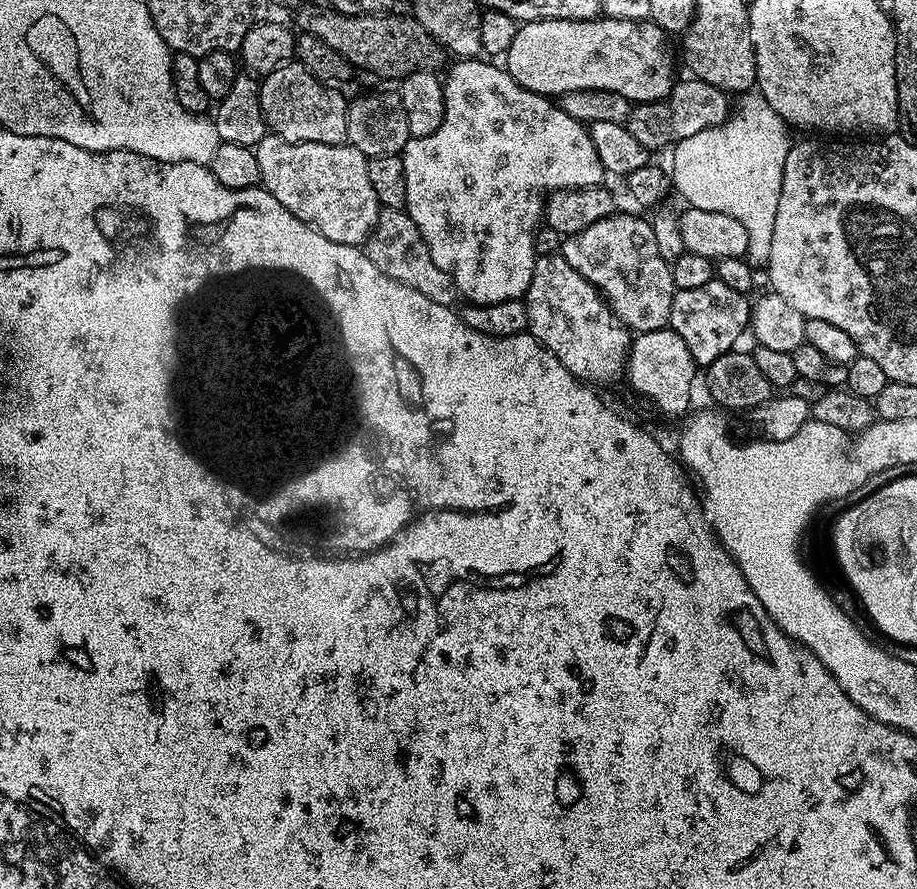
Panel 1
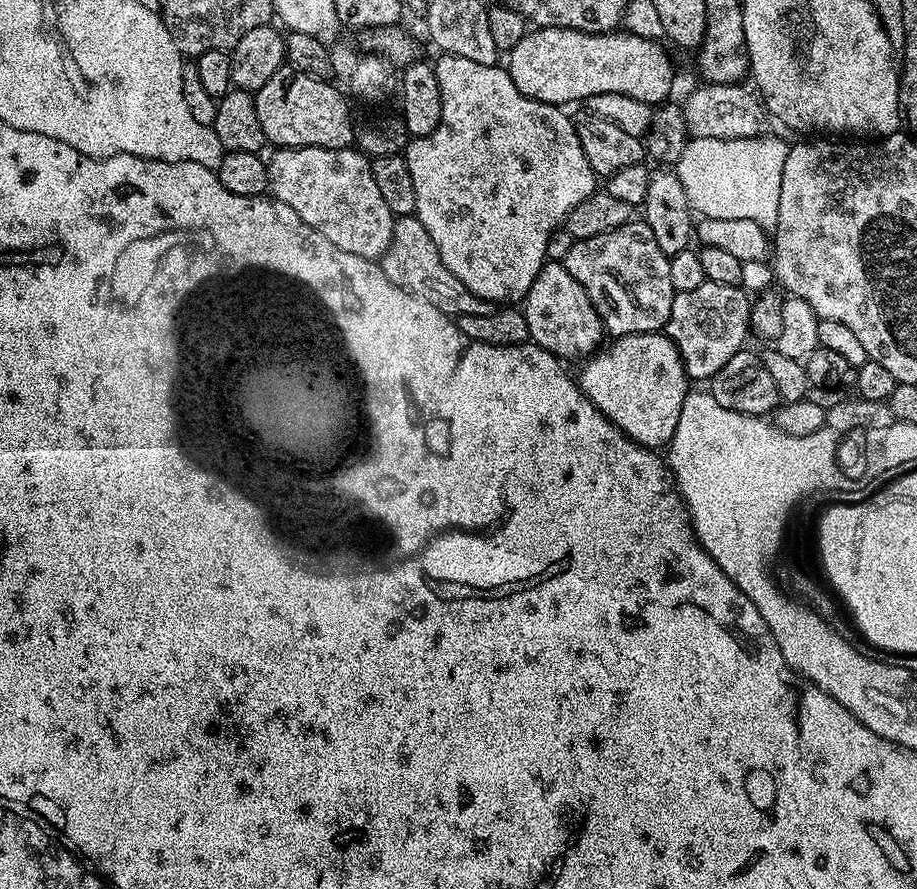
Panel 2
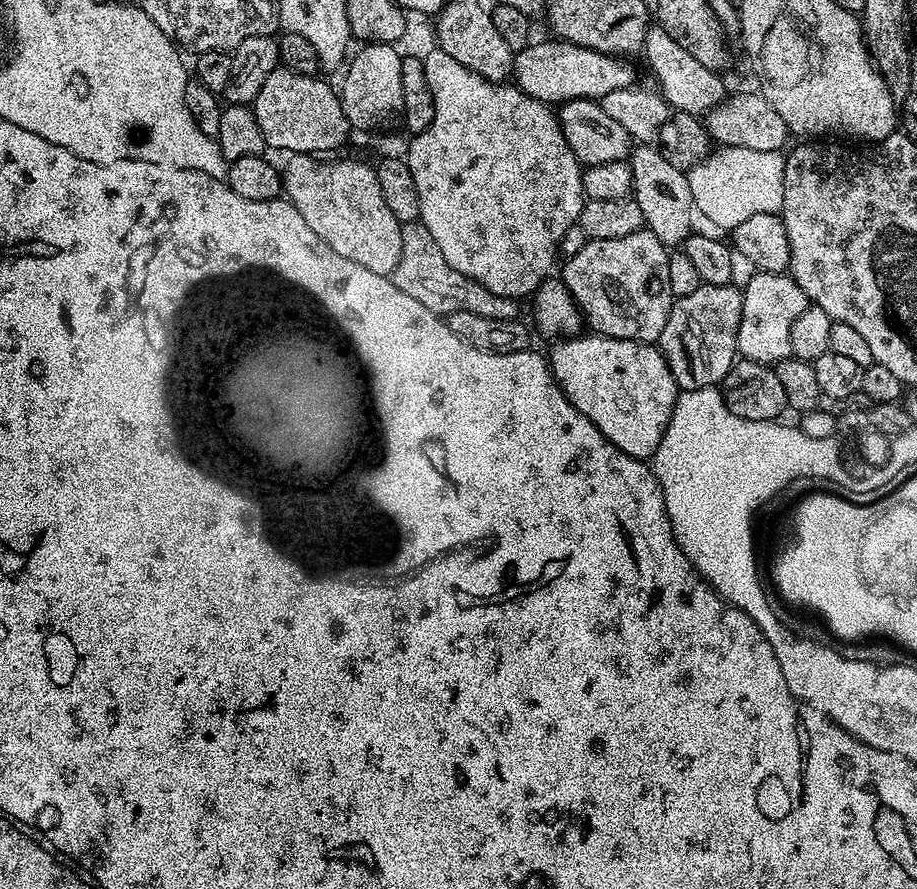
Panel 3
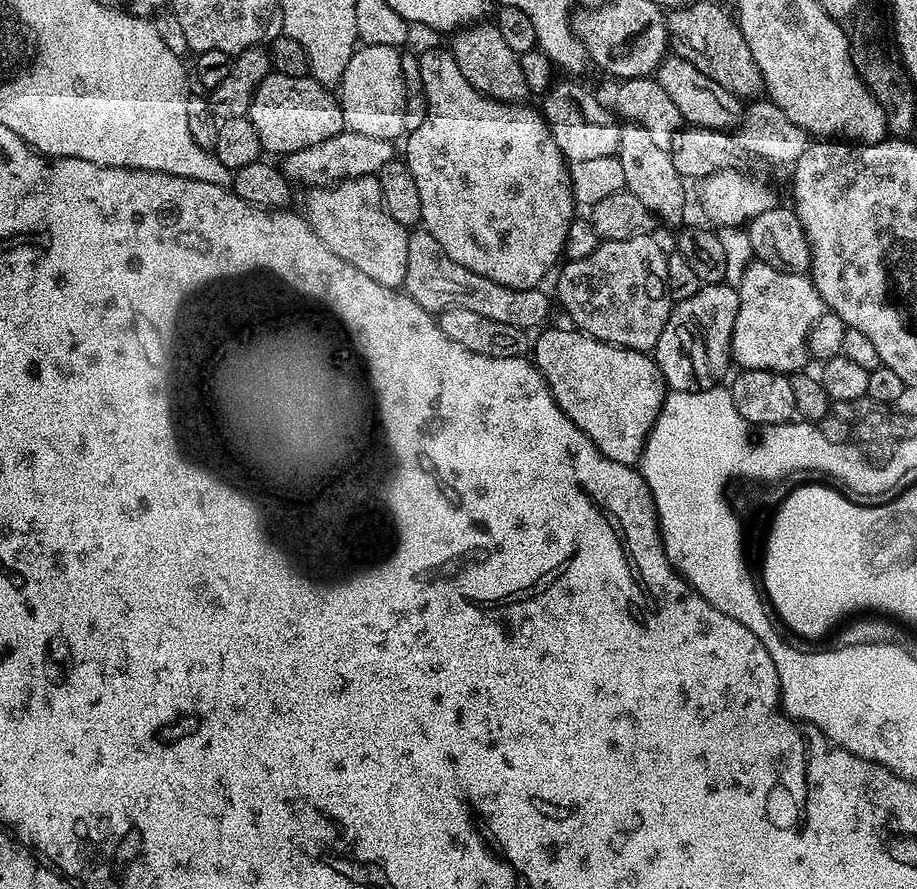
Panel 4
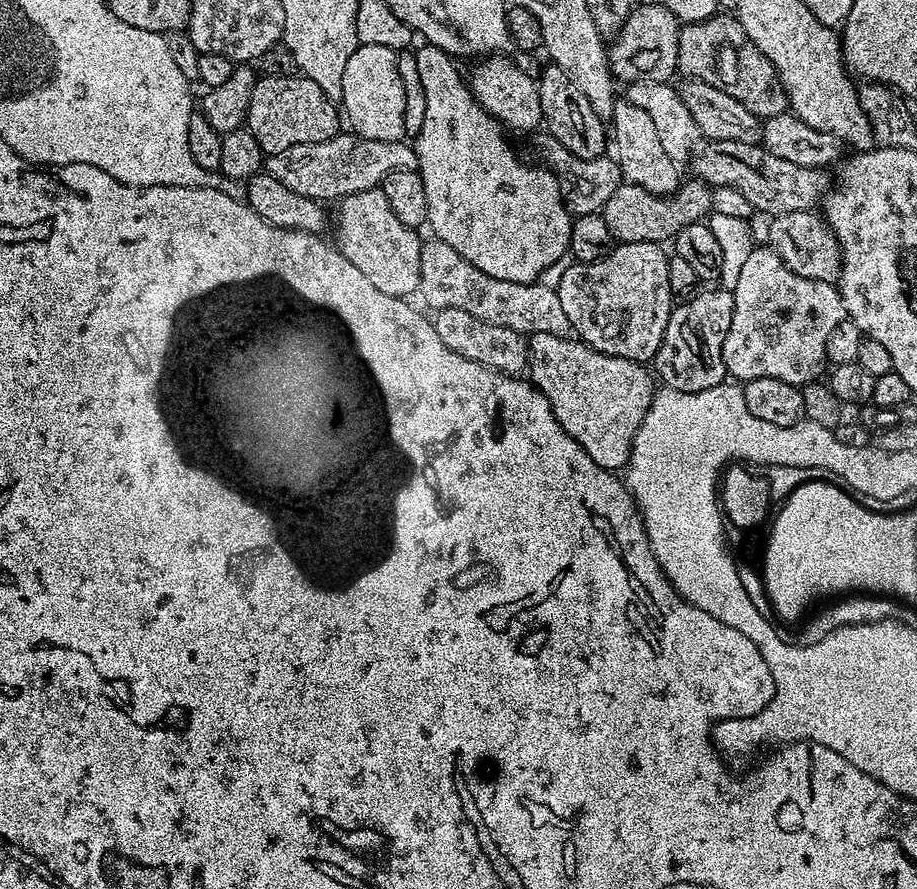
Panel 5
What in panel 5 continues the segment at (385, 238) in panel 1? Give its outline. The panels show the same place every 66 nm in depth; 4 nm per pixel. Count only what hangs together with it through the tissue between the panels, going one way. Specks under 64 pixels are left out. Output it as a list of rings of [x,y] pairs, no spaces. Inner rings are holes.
[[[428,238],[420,245],[420,285],[418,296],[421,296],[432,310],[453,308],[466,310],[490,326],[506,326],[506,330],[518,330],[525,334],[542,331],[547,334],[567,337],[572,332],[566,313],[562,311],[562,302],[558,302],[555,288],[542,283],[523,284],[506,282],[502,278],[490,278],[482,274],[478,266],[470,266],[458,250],[446,246],[446,242]]]

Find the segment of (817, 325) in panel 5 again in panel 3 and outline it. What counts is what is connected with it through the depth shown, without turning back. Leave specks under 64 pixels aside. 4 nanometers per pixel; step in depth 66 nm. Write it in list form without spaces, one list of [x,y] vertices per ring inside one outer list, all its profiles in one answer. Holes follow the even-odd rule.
[[[757,271],[754,278],[742,290],[742,322],[738,326],[736,351],[745,360],[757,360],[759,364],[775,366],[780,360],[787,360],[792,356],[790,330],[799,316],[810,306],[808,295],[792,281],[791,275],[783,272]]]

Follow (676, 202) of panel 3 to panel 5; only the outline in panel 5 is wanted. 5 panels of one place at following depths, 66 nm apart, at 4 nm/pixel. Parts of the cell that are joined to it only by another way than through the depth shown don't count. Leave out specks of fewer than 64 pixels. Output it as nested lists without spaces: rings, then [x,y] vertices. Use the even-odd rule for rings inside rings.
[[[617,99],[612,108],[610,128],[614,159],[625,183],[642,186],[644,190],[649,190],[656,196],[666,196],[678,189],[680,177],[678,178],[677,168],[679,167],[663,149],[654,122],[648,117],[646,110],[637,106],[635,101]]]

